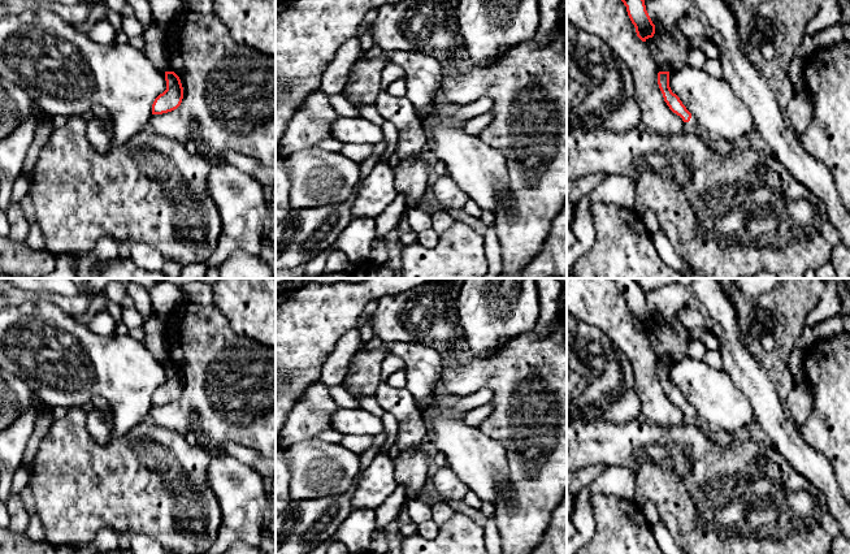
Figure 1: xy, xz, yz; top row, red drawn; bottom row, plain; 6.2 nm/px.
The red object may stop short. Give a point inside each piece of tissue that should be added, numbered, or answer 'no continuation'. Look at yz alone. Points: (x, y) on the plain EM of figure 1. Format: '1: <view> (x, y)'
1: yz (689, 419)

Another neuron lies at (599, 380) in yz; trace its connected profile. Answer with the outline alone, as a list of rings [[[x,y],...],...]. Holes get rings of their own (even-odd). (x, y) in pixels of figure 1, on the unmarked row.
[[[567,313],[567,417],[571,421],[611,421],[625,424],[641,417],[628,359],[600,330],[582,325]]]

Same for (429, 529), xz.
[[[429,519],[419,524],[419,536],[426,540],[434,540],[439,533],[439,525],[433,520]]]

